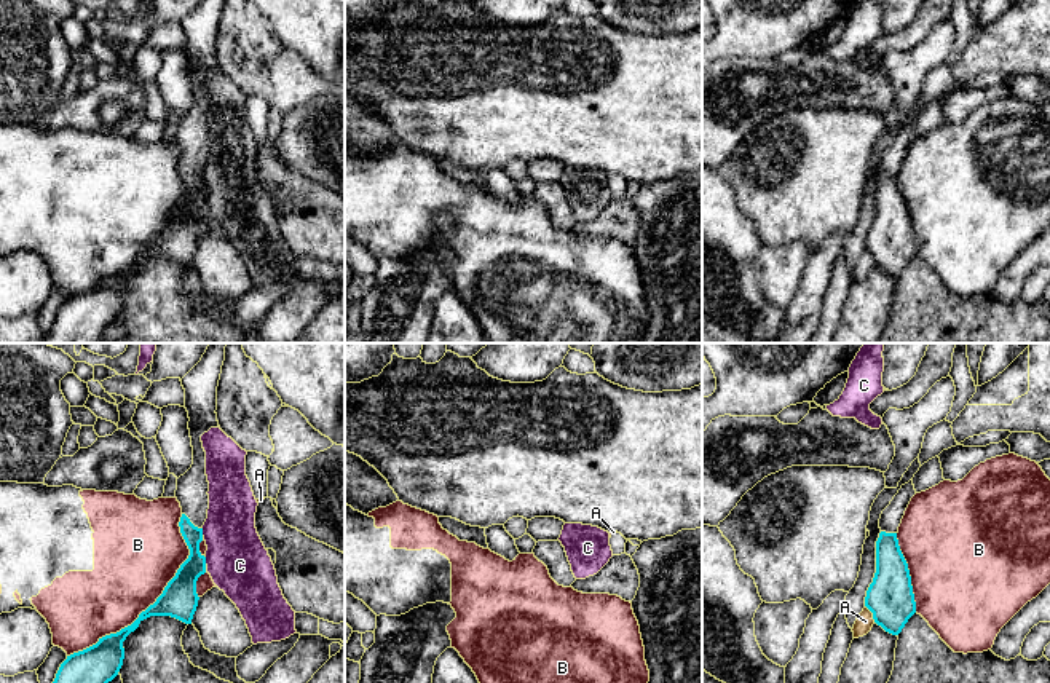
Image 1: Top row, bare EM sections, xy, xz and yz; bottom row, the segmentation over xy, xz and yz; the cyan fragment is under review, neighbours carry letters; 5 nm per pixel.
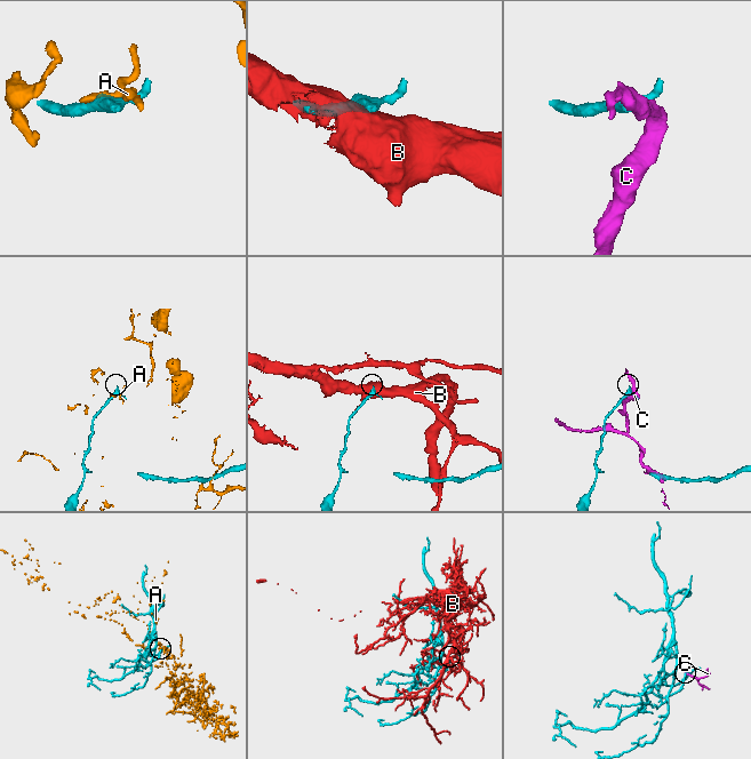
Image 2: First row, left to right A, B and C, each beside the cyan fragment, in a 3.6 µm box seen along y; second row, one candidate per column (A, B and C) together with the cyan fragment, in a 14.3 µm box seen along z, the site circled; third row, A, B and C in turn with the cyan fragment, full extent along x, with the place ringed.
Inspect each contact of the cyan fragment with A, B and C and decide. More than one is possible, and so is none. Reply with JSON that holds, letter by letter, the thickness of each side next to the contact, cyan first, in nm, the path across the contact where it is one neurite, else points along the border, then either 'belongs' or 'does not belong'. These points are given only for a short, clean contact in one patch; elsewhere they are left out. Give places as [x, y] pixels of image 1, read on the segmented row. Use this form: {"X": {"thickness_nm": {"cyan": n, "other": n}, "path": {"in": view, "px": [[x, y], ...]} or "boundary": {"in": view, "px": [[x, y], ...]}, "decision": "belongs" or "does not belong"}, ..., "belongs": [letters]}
{"A": {"thickness_nm": {"cyan": 240, "other": 90}, "decision": "does not belong"}, "B": {"thickness_nm": {"cyan": 190, "other": 420}, "decision": "does not belong"}, "C": {"thickness_nm": {"cyan": 120, "other": 300}, "boundary": {"in": "xy", "px": [[201, 529], [203, 535]]}, "decision": "does not belong"}, "belongs": []}

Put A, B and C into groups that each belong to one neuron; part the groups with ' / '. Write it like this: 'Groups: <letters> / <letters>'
Groups: A / B / C

